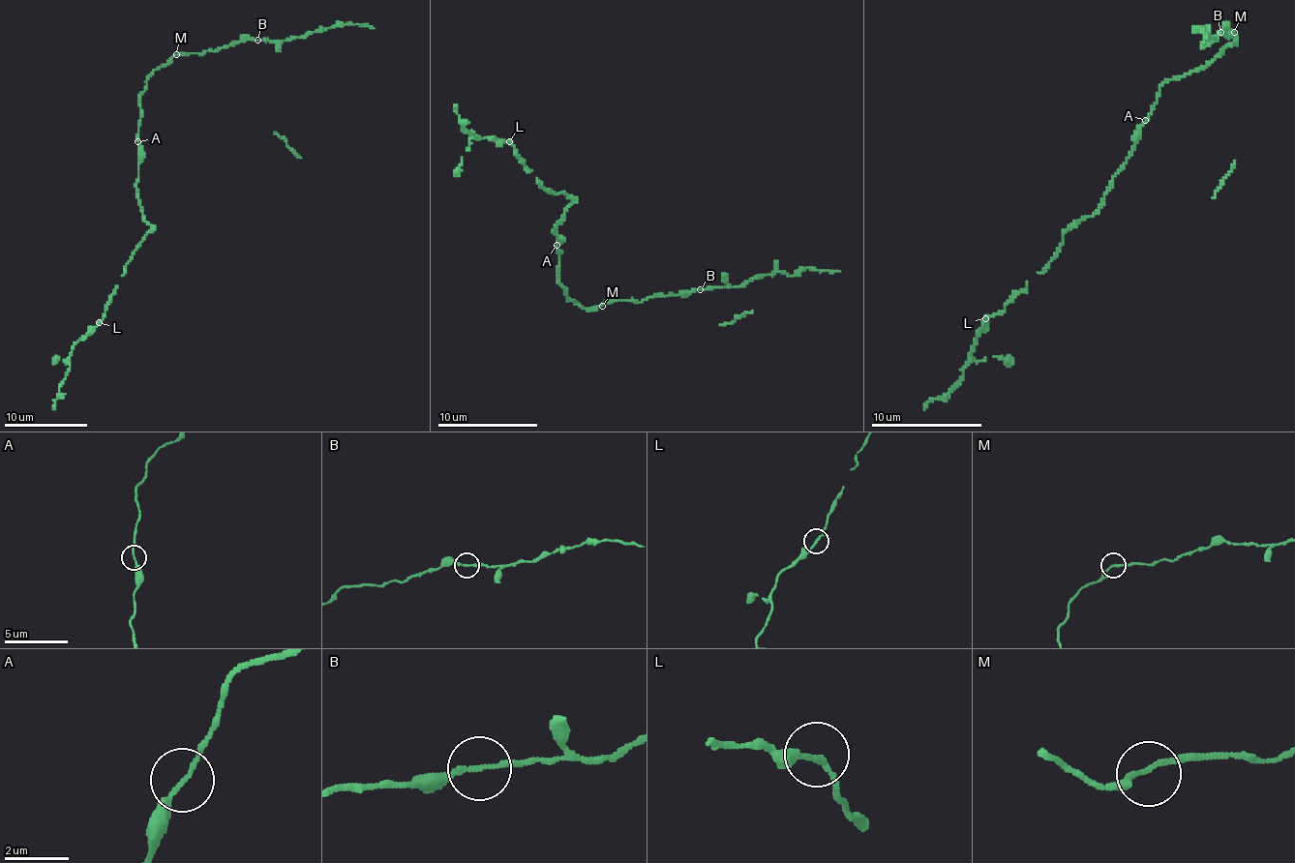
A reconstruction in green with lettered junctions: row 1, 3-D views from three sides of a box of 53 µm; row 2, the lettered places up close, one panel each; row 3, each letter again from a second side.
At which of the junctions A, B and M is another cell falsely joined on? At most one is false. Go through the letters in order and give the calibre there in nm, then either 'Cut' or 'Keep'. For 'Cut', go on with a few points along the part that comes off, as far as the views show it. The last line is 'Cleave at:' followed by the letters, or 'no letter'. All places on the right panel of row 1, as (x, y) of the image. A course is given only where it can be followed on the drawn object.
A: Thickness 160 nm. Keep
B: Thickness 150 nm. Keep
M: Thickness 160 nm. Keep
Cleave at: no letter

